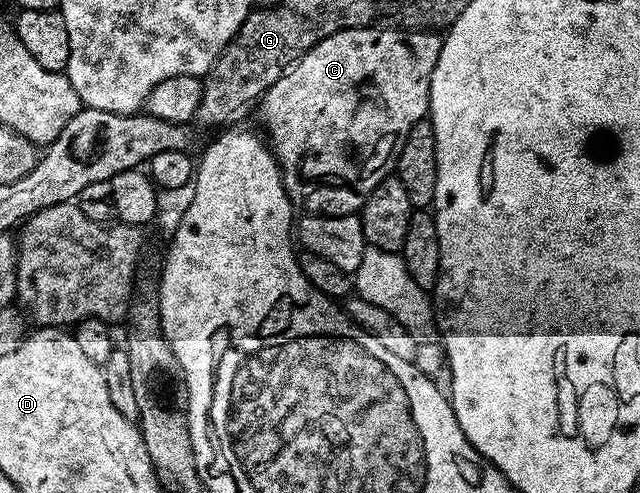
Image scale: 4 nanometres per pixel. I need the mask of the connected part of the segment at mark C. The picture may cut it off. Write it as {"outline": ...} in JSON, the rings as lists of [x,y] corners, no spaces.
{"outline":[[[375,26],[348,27],[339,33],[331,33],[331,37],[323,37],[323,41],[319,41],[307,53],[300,55],[261,96],[259,106],[261,106],[261,123],[266,131],[264,134],[267,136],[273,156],[277,159],[277,166],[281,169],[281,179],[285,183],[285,191],[294,208],[305,213],[323,215],[351,215],[360,212],[367,197],[396,168],[397,158],[403,149],[407,133],[411,133],[415,124],[428,116],[431,73],[441,52],[442,36],[433,29],[413,29],[408,32],[410,35],[400,35],[399,32],[400,30],[397,29],[382,29],[380,26]]]}

